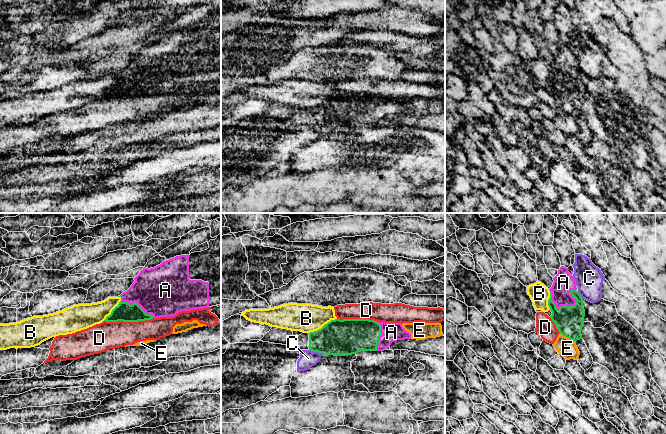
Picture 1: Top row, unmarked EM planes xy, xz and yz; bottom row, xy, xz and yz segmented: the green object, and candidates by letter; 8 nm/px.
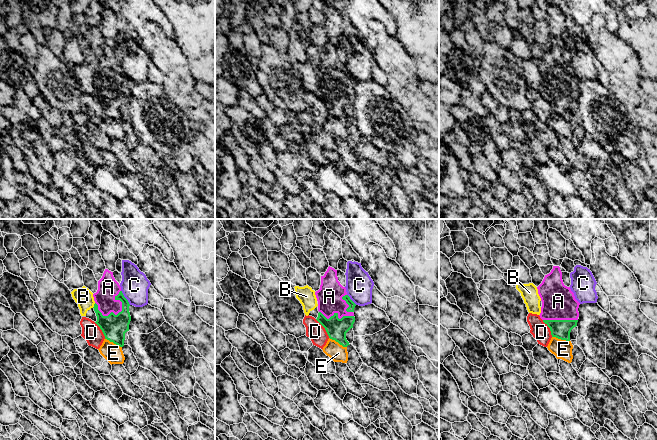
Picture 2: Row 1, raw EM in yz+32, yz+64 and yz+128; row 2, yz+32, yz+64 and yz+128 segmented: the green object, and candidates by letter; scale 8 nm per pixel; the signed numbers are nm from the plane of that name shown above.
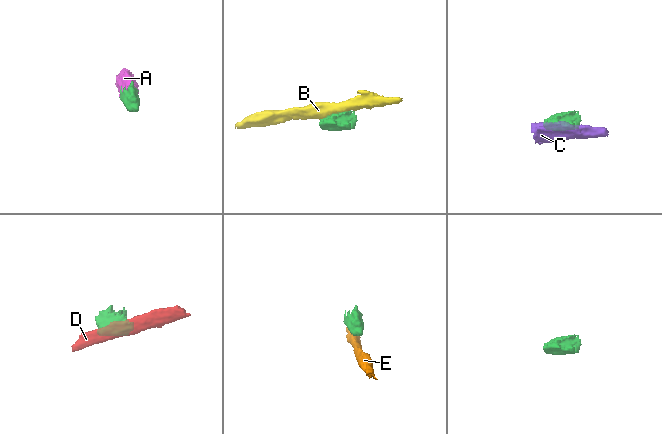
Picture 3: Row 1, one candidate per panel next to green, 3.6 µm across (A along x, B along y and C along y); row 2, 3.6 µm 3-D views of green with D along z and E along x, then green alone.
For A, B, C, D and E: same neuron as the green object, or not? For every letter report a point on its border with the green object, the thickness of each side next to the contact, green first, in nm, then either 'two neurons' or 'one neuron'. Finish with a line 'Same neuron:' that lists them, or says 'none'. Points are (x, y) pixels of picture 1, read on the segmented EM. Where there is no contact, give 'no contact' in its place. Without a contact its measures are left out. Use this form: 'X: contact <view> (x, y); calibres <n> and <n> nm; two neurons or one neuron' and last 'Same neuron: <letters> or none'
A: contact yz (556, 308); calibres 220 and 160 nm; one neuron
B: contact xz (323, 326); calibres 280 and 240 nm; two neurons
C: contact xz (316, 351); calibres 280 and 140 nm; two neurons
D: contact xy (128, 321); calibres 150 and 220 nm; two neurons
E: contact yz (568, 337); calibres 220 and 150 nm; two neurons
Same neuron: A

